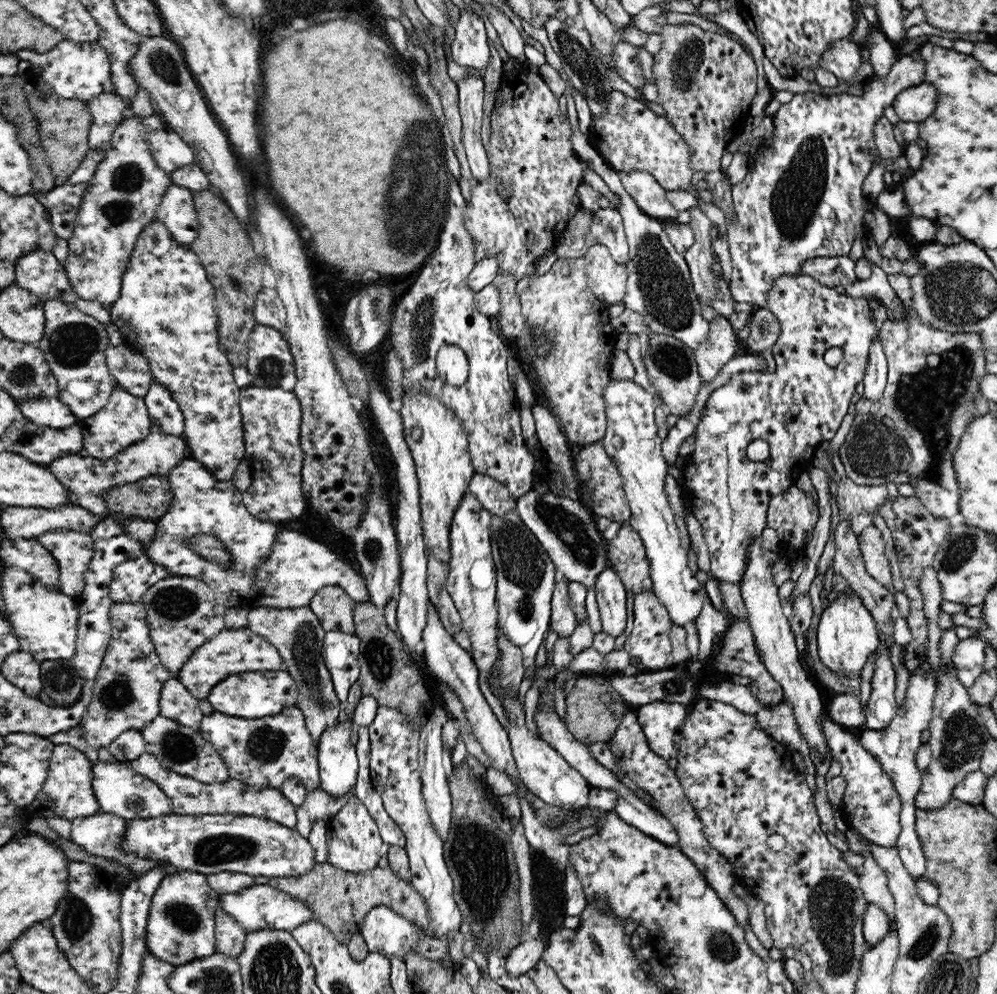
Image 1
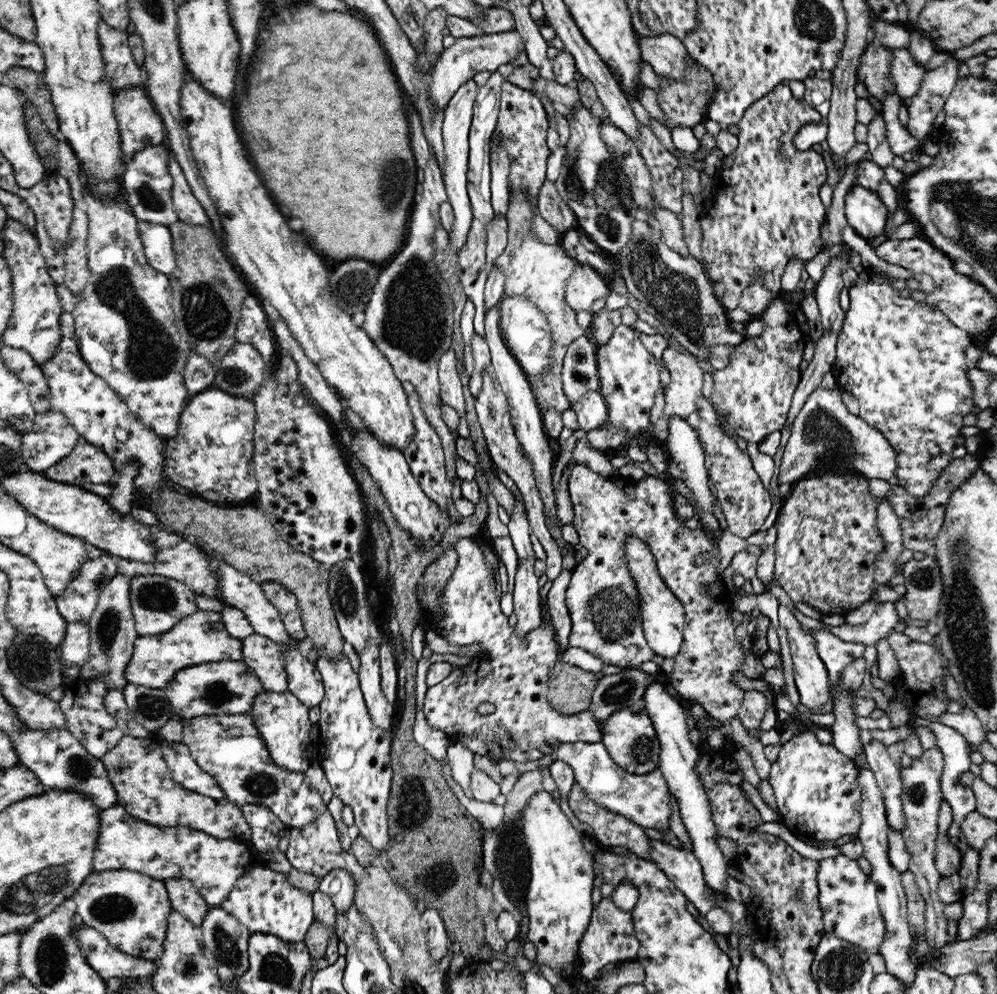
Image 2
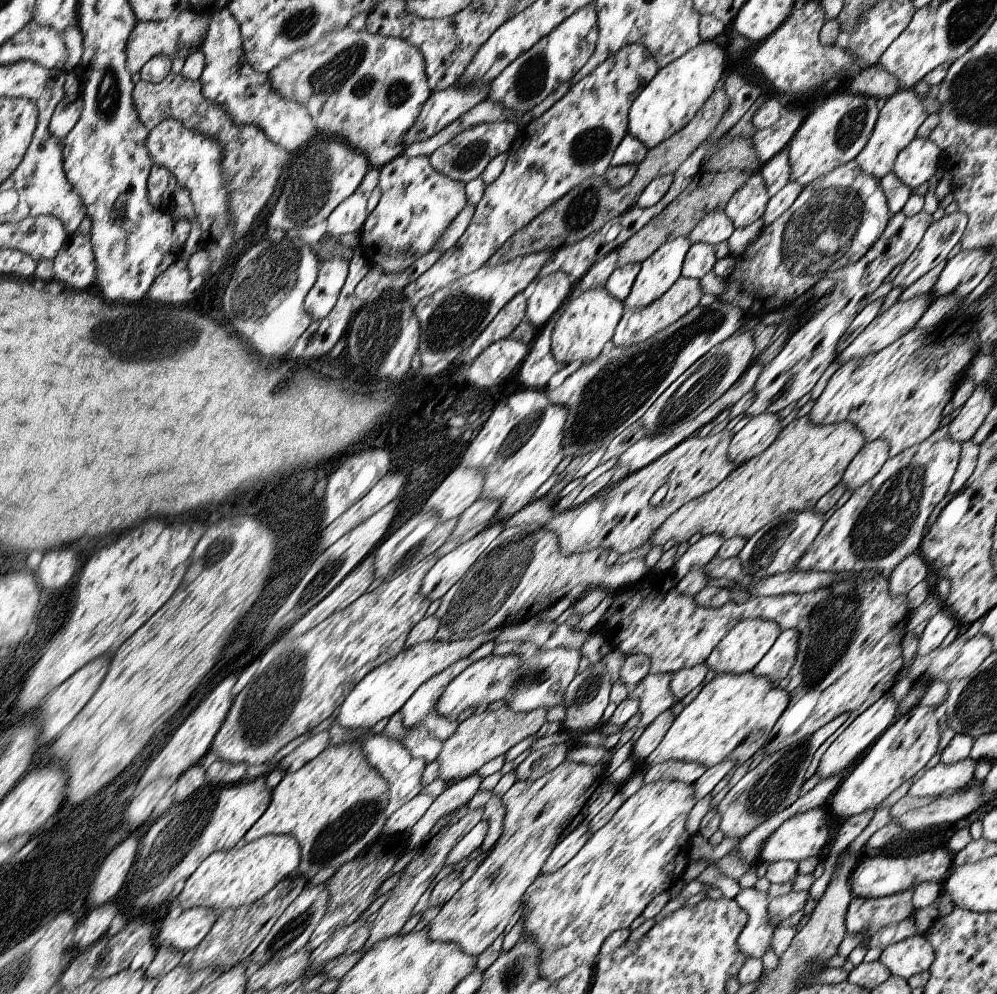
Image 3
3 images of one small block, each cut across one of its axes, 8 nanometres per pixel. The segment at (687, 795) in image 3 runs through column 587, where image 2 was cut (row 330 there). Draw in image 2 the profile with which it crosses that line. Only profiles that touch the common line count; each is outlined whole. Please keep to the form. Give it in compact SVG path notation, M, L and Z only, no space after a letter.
M862 270L856 284L848 290L850 306L836 336L836 360L832 376L840 390L850 392L858 400L858 416L878 430L888 446L896 452L896 478L910 496L926 496L934 480L952 462L954 438L960 436L962 416L970 414L974 400L970 380L966 378L964 348L976 344L968 332L950 324L948 318L926 302L914 302L890 282L894 278L884 272Z

